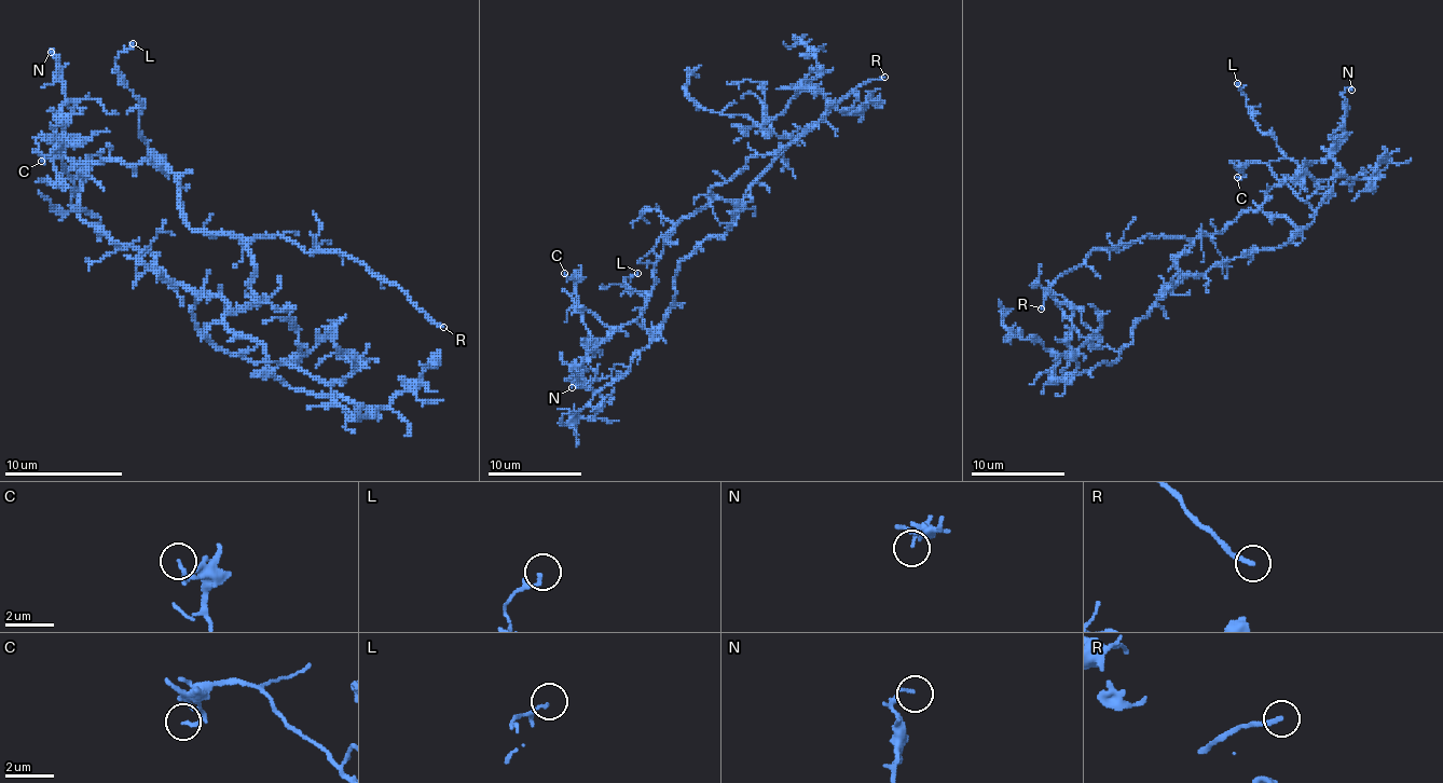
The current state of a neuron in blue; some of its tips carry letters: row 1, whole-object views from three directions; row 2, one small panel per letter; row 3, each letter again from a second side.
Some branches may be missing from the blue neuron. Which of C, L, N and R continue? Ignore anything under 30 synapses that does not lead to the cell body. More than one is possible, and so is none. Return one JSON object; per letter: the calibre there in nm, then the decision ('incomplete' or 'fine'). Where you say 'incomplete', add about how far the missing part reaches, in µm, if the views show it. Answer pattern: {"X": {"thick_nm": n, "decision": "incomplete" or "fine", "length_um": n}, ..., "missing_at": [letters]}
{"C": {"thick_nm": 130, "decision": "fine"}, "L": {"thick_nm": 130, "decision": "fine"}, "N": {"thick_nm": 110, "decision": "fine"}, "R": {"thick_nm": 200, "decision": "incomplete", "length_um": 35}, "missing_at": ["R"]}

